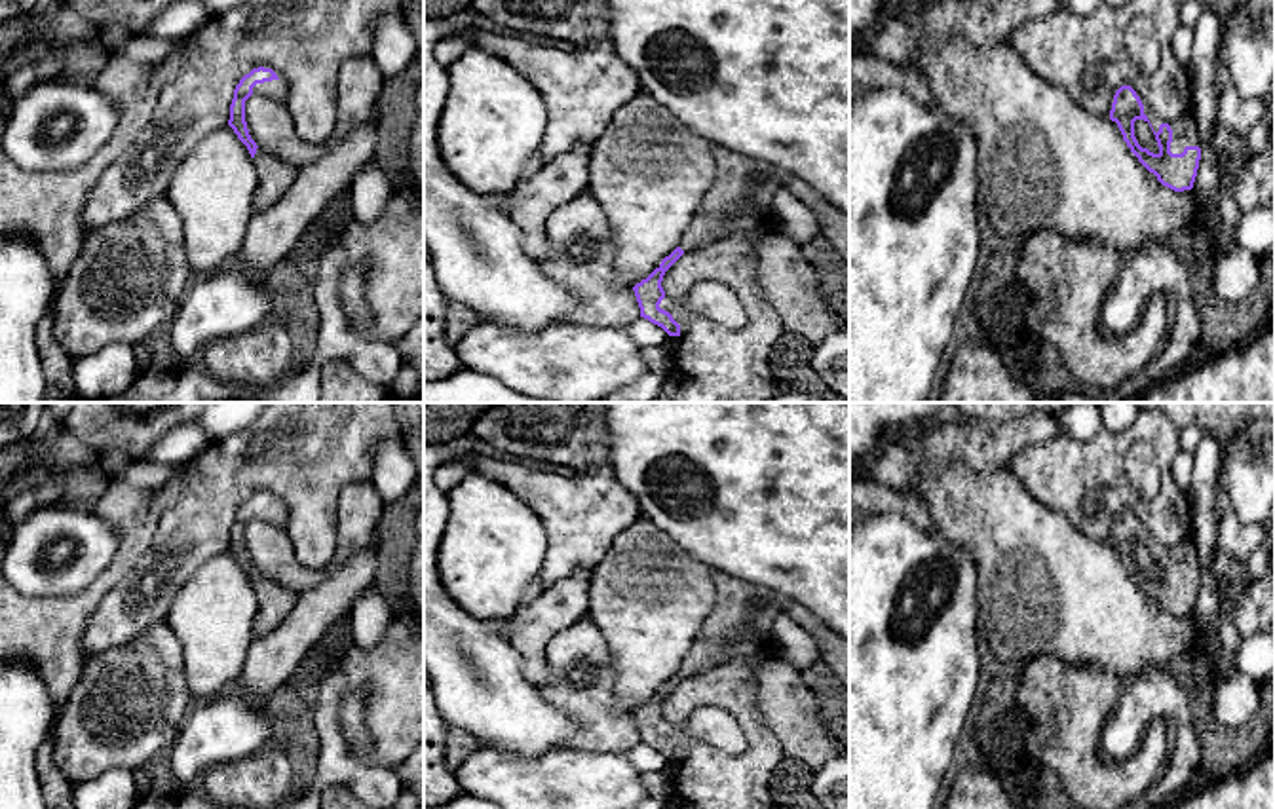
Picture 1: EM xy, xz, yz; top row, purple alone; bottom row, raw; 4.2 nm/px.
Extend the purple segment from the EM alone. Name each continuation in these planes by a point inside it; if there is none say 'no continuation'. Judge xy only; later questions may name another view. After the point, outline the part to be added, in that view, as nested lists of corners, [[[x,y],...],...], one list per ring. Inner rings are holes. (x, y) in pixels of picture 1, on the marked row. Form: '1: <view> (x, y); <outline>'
1: xy (276, 90); [[[272,80],[272,82],[257,84],[253,87],[253,93],[257,93],[262,101],[287,103],[287,99],[289,99],[287,84],[281,82],[281,80]]]
2: xy (274, 175); [[[260,146],[257,148],[253,165],[257,171],[257,190],[253,196],[255,211],[274,205],[298,175],[296,167],[274,154],[264,152]]]

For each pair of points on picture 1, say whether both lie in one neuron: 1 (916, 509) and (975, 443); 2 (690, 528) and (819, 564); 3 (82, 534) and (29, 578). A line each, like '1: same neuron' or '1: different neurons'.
1: different neurons
2: same neuron
3: same neuron

